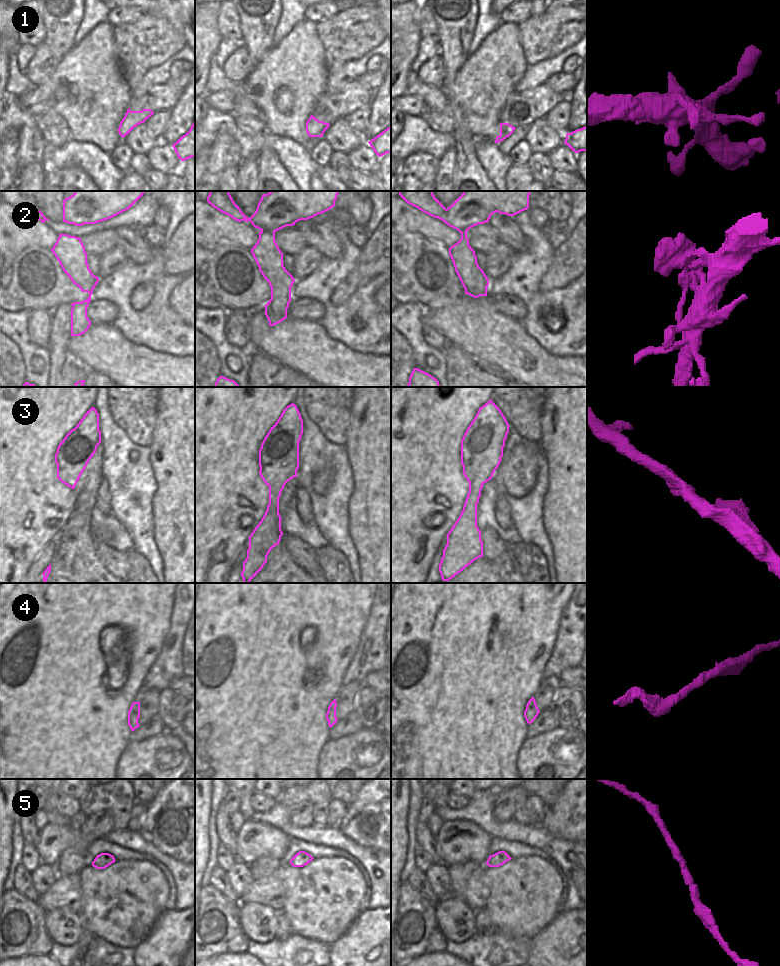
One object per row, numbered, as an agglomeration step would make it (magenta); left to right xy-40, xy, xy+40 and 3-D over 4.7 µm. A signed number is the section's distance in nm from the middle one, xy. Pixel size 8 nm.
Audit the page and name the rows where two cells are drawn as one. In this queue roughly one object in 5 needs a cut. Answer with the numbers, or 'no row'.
no row

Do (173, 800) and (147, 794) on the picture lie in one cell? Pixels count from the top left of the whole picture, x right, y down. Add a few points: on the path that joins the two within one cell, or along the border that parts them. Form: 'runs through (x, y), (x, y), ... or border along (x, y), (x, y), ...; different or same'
border along (160, 789), (156, 796), (146, 803); different

